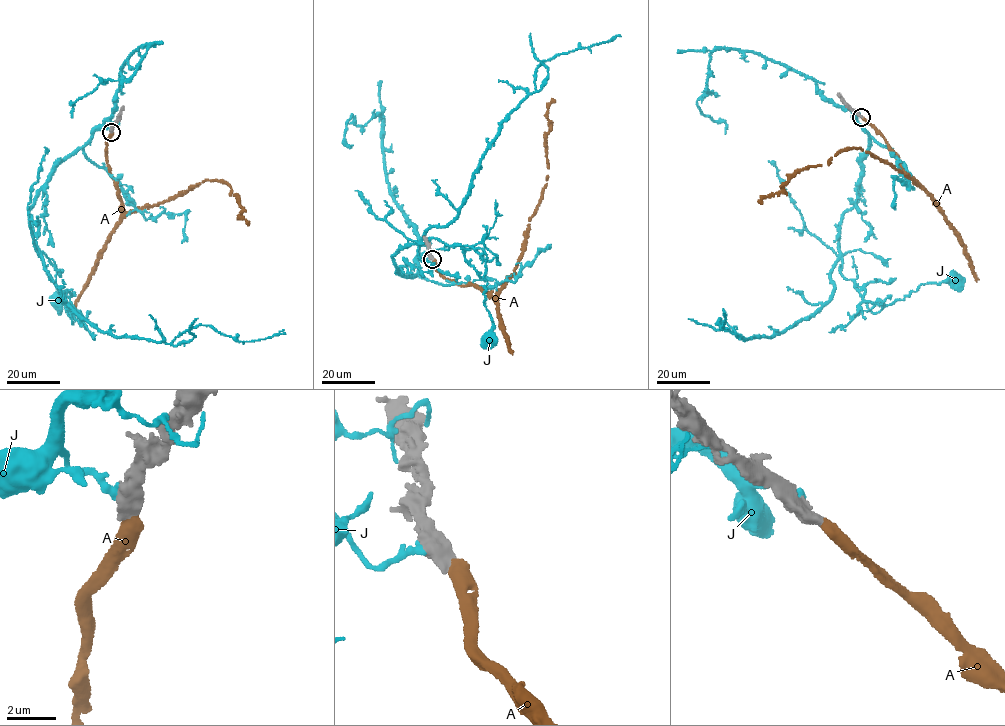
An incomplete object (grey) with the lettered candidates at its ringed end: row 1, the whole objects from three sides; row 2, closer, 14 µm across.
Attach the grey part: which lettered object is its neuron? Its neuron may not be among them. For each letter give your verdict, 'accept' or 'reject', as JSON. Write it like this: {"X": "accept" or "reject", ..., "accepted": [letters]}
{"A": "accept", "J": "reject", "accepted": ["A"]}

